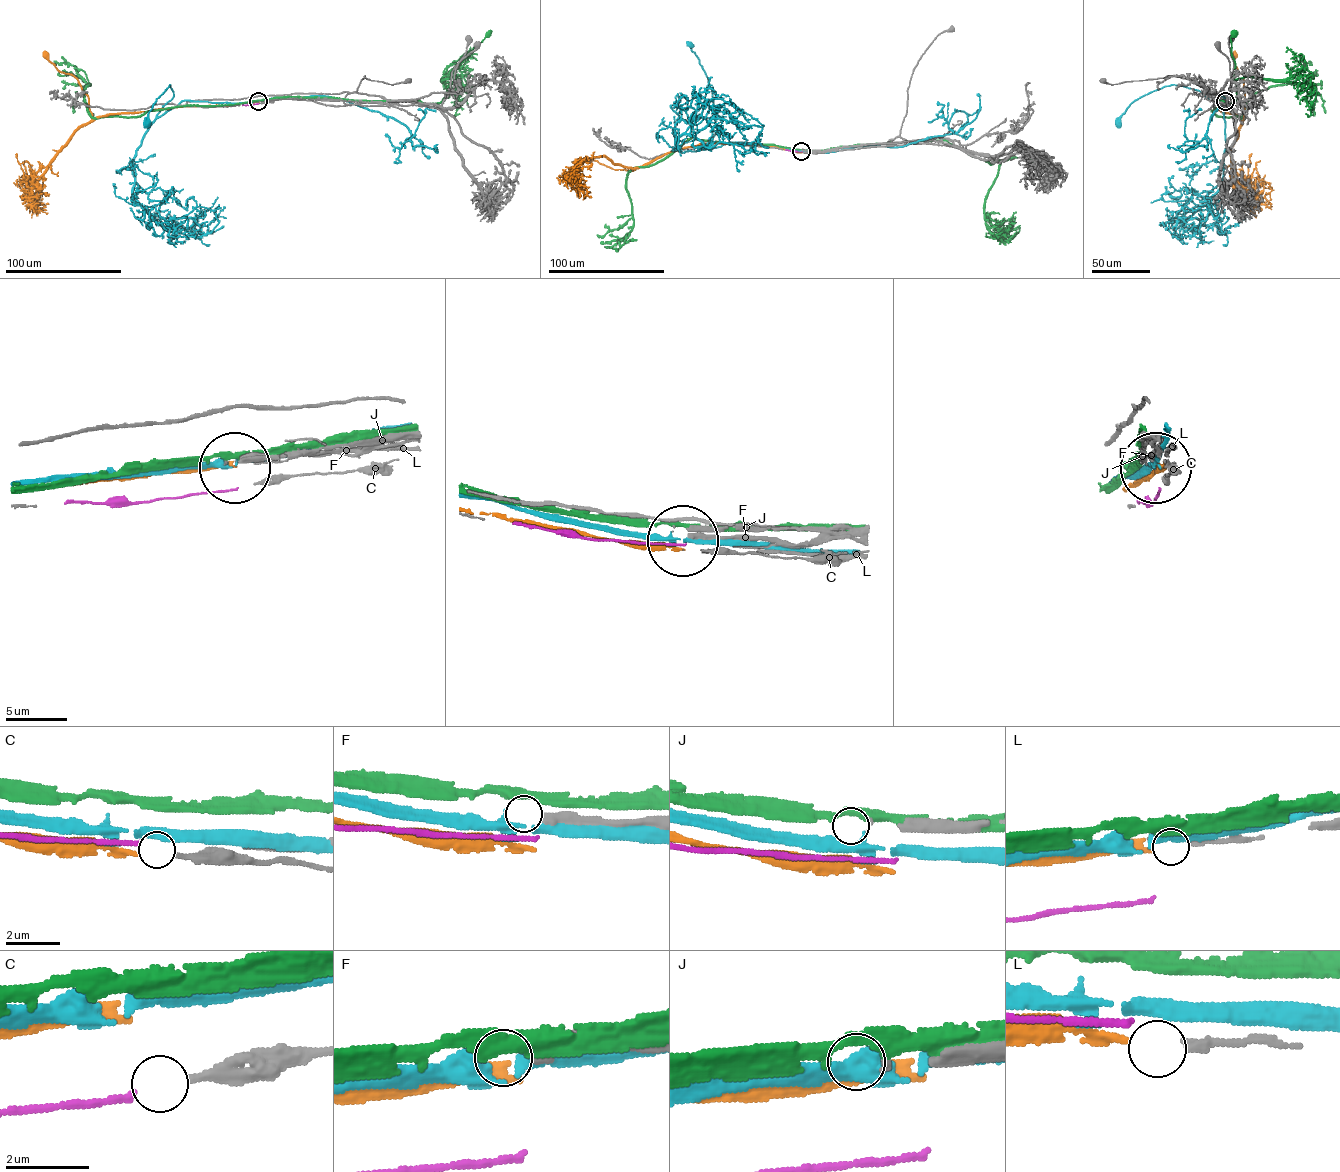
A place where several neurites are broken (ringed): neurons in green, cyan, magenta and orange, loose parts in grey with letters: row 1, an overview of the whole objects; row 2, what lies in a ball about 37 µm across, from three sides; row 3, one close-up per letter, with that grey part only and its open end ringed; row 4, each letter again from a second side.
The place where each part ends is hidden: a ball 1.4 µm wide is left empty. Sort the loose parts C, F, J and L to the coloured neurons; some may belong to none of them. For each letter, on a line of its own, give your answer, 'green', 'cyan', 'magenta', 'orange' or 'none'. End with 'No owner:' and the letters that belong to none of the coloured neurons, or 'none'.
C: magenta
F: none
J: none
L: orange
No owner: F, J

